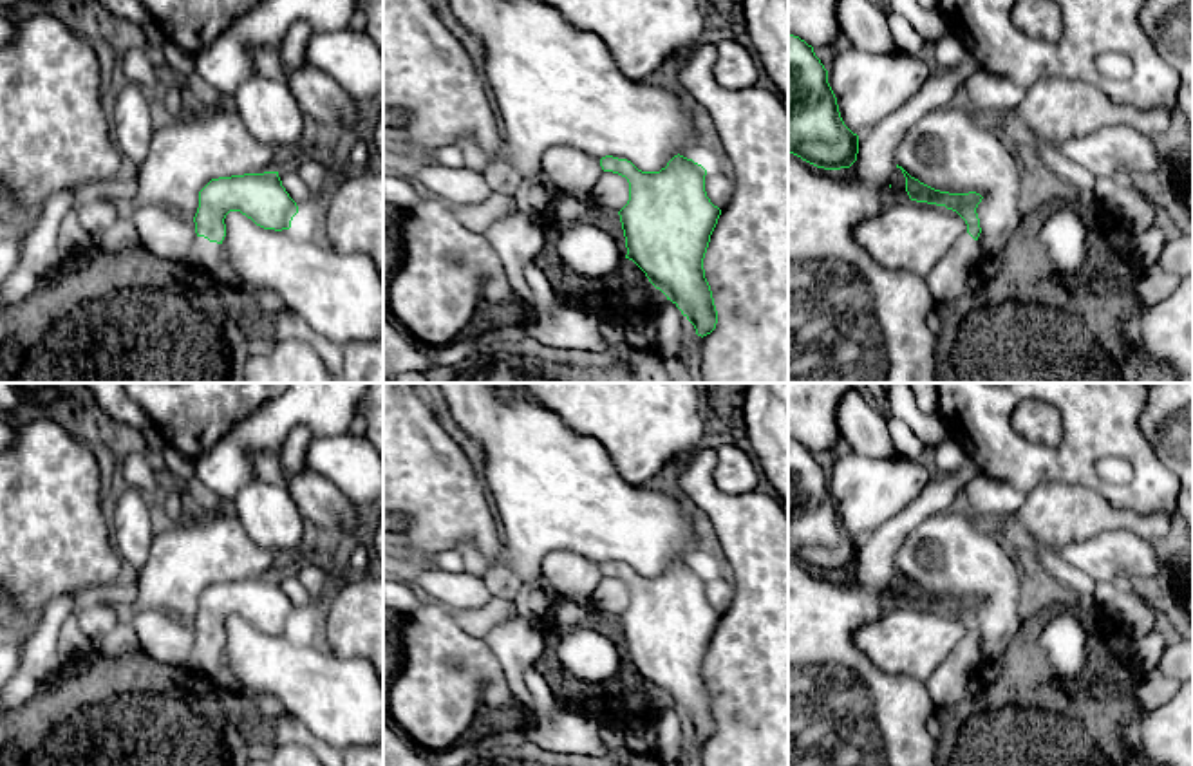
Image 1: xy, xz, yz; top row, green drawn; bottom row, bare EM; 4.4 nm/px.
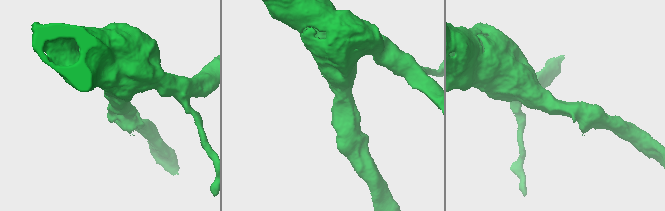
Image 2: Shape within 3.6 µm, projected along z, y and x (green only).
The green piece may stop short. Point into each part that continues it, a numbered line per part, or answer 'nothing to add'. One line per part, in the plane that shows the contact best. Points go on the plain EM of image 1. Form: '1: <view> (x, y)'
1: xy (203, 660)

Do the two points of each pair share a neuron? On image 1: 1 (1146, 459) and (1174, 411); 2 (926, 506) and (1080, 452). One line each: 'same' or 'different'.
1: different
2: different

